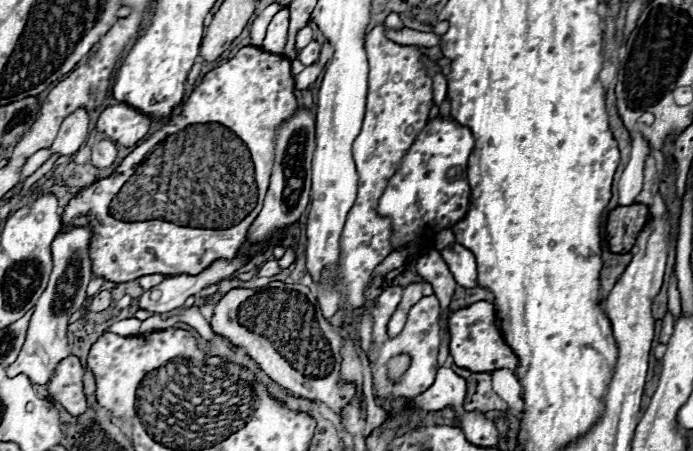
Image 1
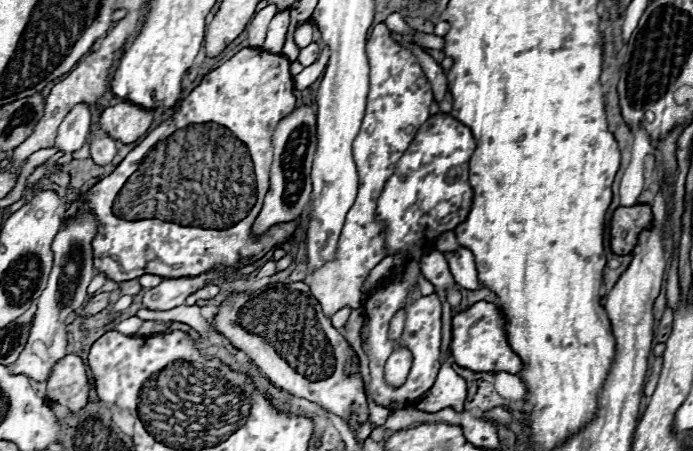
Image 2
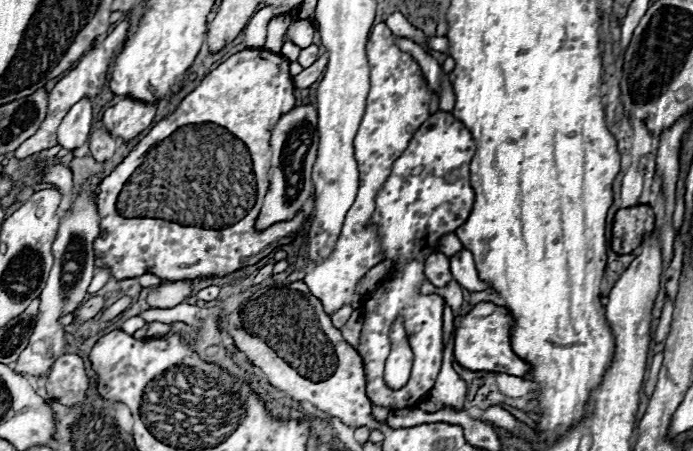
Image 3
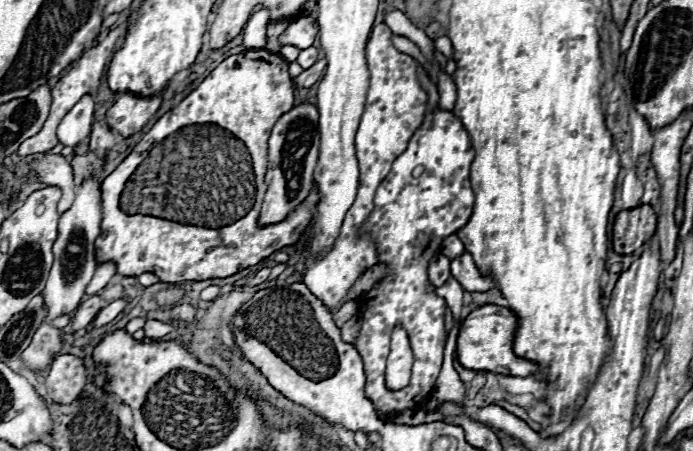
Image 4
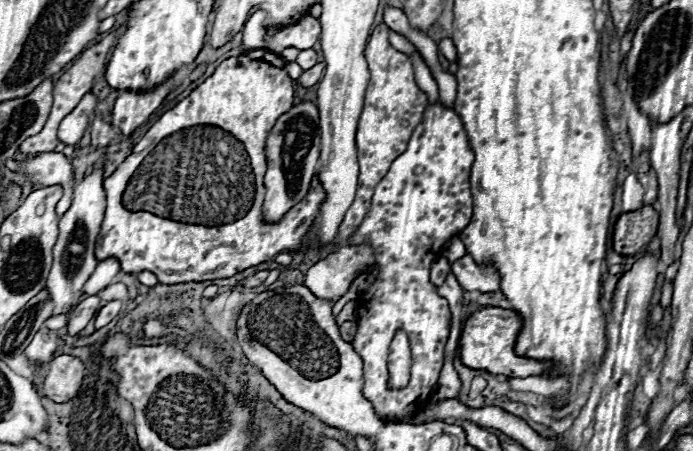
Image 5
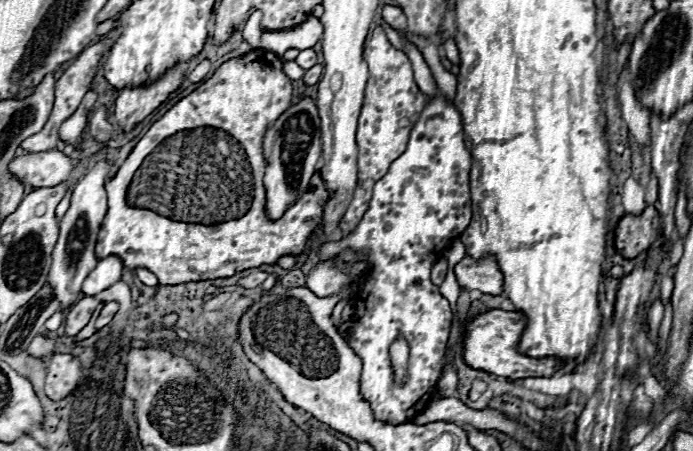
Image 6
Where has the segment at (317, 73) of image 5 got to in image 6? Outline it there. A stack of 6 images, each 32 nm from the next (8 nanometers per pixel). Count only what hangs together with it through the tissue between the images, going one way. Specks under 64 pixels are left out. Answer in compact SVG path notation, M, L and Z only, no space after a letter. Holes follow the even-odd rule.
M316 64L316 66L312 66L312 68L306 70L306 74L302 76L302 82L304 82L306 86L316 84L316 82L320 80L320 76L322 76L322 70L324 70L324 64Z

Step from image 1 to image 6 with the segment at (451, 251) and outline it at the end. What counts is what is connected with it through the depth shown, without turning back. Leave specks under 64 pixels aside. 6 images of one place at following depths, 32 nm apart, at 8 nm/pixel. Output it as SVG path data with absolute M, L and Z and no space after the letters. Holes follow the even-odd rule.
M464 256L454 266L454 274L460 286L466 290L480 290L482 294L502 294L502 272L492 256L482 260Z

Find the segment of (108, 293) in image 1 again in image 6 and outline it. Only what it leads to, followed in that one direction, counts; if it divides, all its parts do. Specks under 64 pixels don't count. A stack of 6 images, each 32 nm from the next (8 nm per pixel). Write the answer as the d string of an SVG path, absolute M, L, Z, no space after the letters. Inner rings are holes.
M86 296L86 298L82 298L80 302L76 302L76 304L68 310L68 314L66 314L66 324L64 324L66 336L76 336L76 334L88 324L88 320L92 318L92 312L94 312L94 308L96 308L98 304L100 304L100 302L96 300L96 296Z

